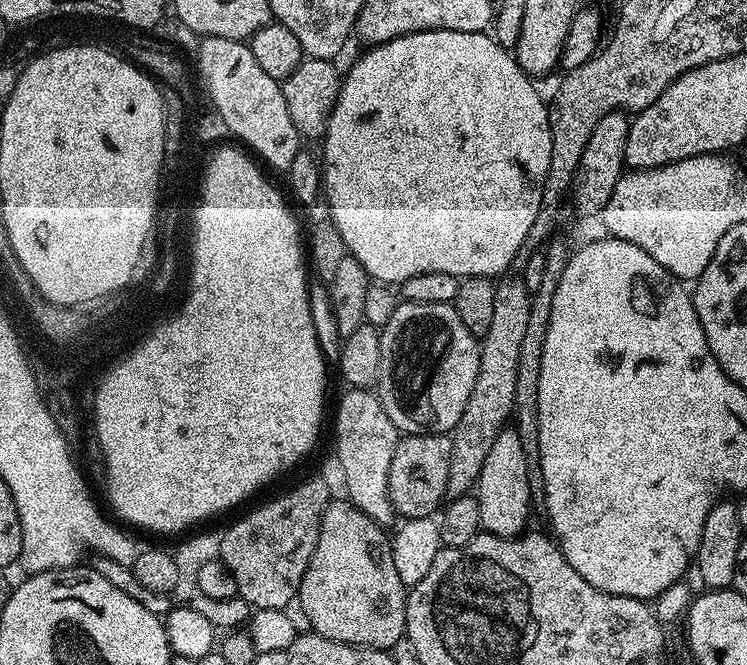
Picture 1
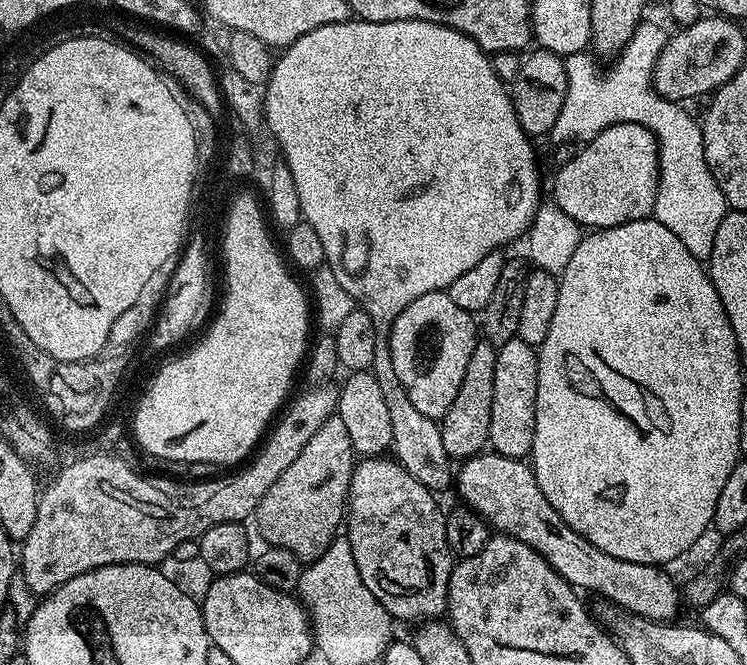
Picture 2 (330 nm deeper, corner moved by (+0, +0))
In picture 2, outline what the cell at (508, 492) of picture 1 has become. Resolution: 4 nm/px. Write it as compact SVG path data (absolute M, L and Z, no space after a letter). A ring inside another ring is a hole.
M519 338L496 349L494 362L494 406L490 410L489 445L498 454L515 460L531 457L534 446L536 395L538 394L538 352Z

